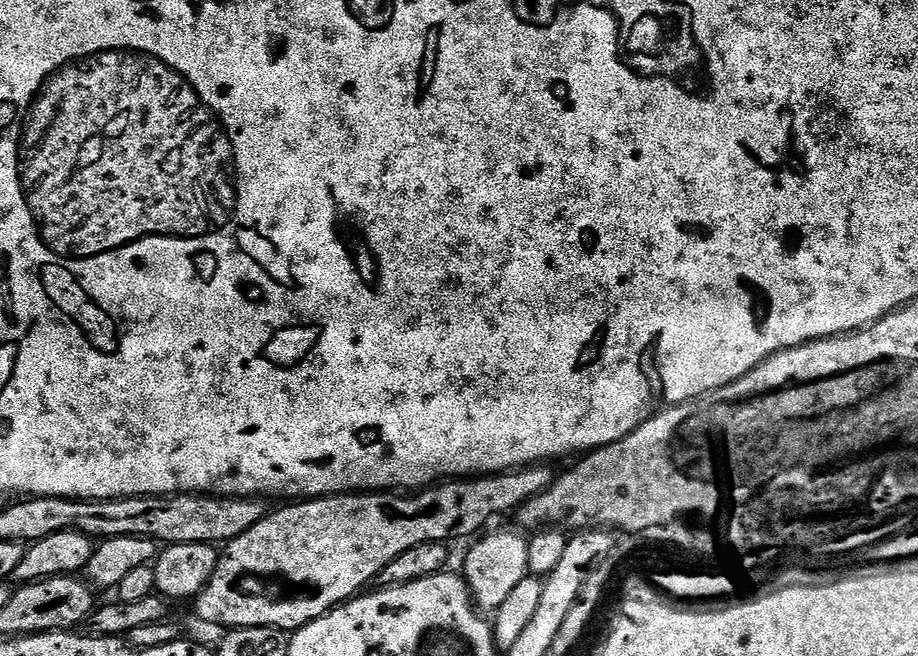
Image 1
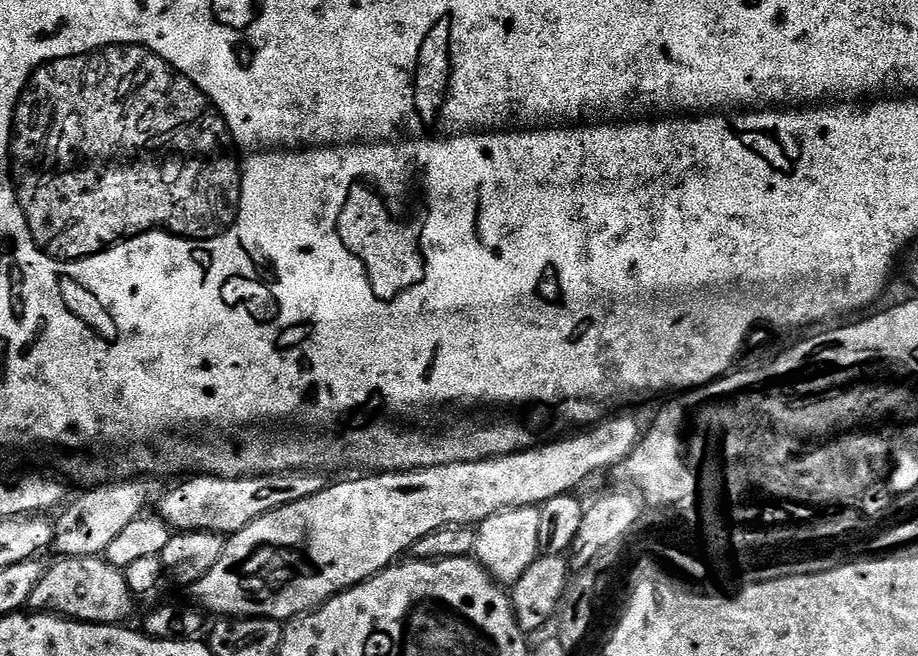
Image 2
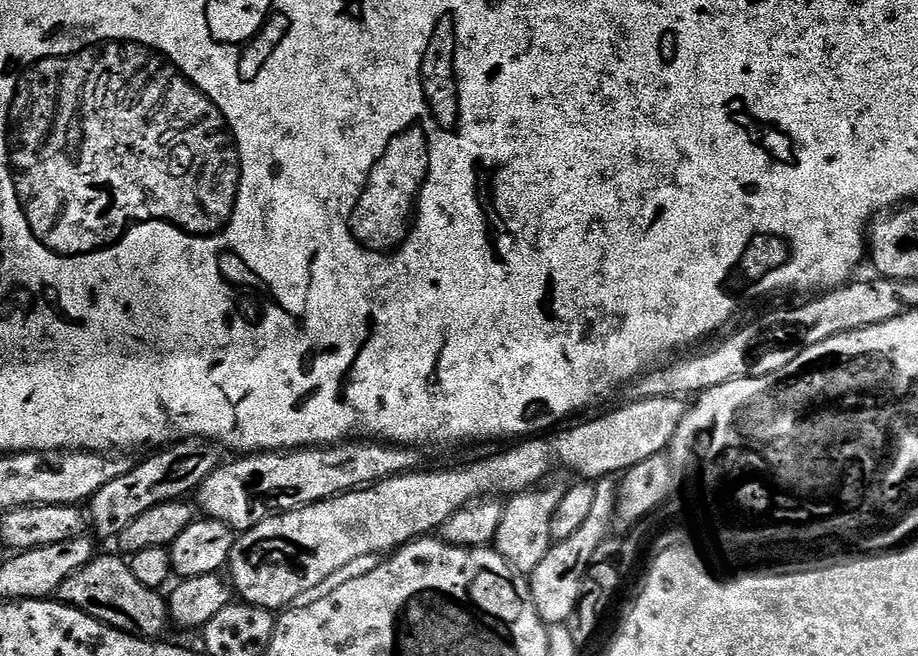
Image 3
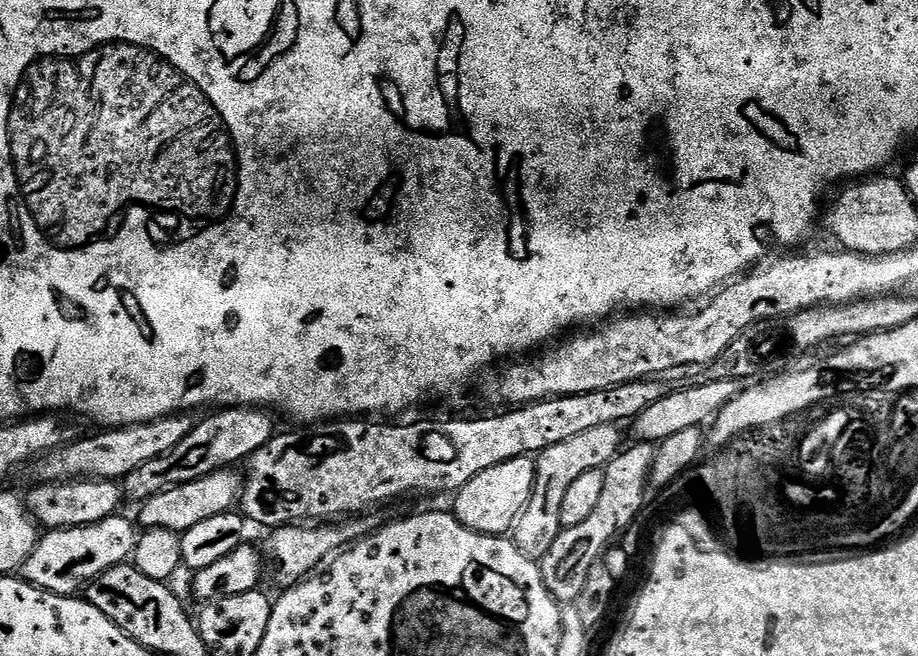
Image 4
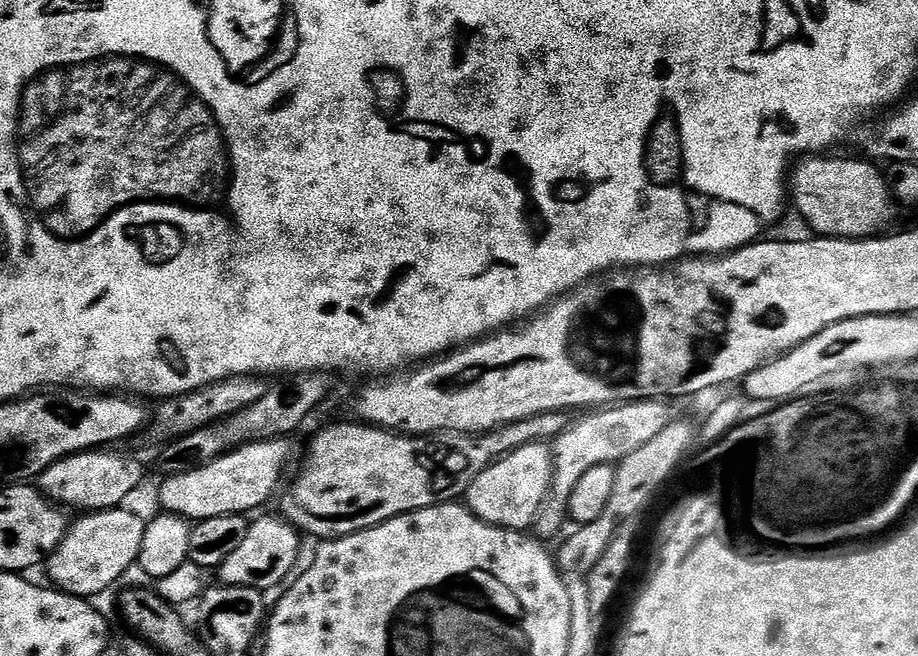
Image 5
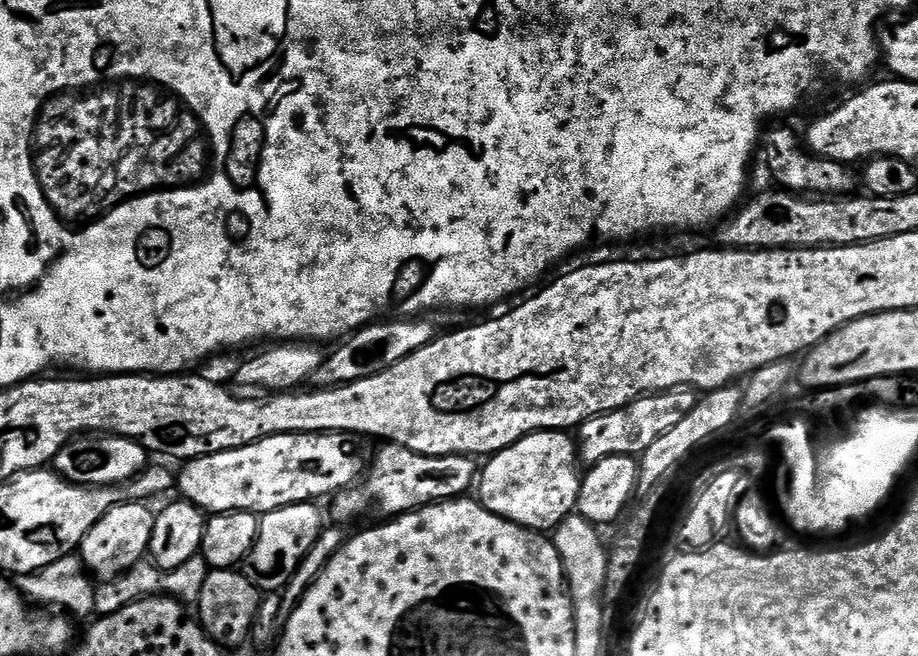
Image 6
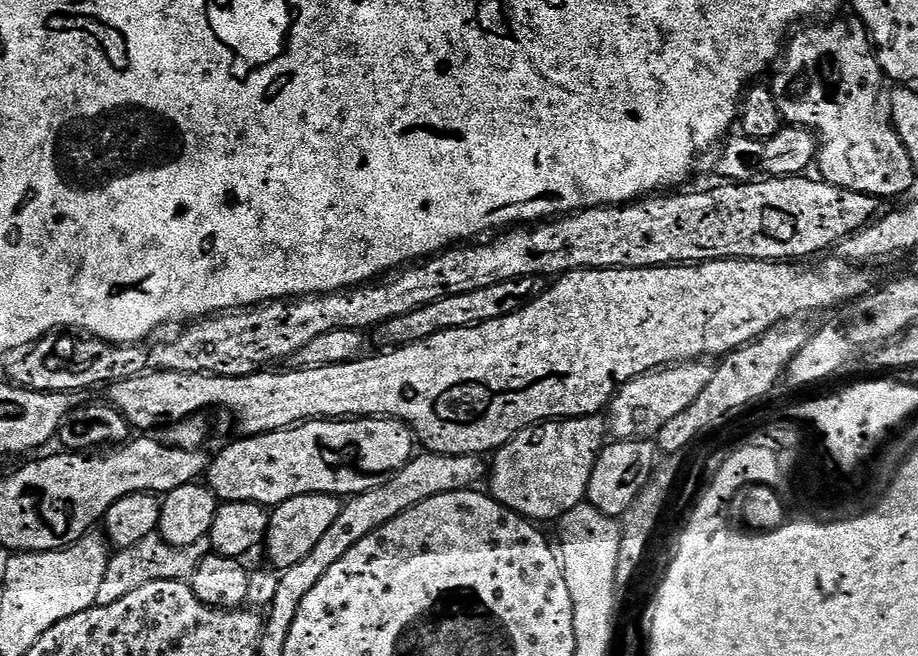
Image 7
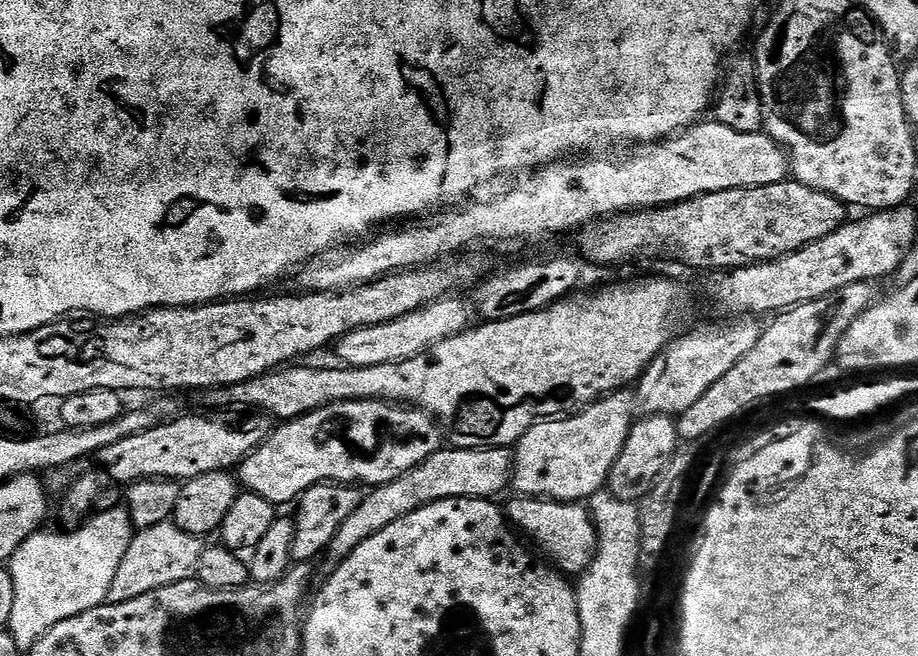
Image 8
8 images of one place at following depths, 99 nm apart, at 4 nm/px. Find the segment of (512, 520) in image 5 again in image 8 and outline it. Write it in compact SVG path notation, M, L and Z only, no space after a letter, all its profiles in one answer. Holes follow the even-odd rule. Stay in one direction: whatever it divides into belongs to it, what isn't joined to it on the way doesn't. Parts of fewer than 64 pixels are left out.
M621 390L563 418L541 420L514 445L511 483L520 496L537 500L584 502L608 483L614 462L634 423L634 396Z

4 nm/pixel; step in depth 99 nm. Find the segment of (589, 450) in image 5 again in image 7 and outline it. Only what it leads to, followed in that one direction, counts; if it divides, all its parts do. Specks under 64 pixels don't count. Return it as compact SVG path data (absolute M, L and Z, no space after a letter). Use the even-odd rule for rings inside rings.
M680 362L675 366L647 372L644 376L634 378L620 387L615 400L610 405L610 432L616 440L646 440L659 437L662 426L670 422L677 414L682 414L706 386L714 371L708 362Z

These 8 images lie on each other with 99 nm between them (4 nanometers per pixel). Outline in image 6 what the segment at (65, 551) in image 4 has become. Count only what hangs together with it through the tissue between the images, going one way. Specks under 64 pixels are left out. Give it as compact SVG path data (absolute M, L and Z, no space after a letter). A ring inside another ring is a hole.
M129 502L114 506L93 526L90 534L86 534L86 538L82 538L78 549L78 559L97 581L103 582L120 577L148 556L150 534L154 534L154 522L156 521L156 512L148 507L149 505L144 502Z

